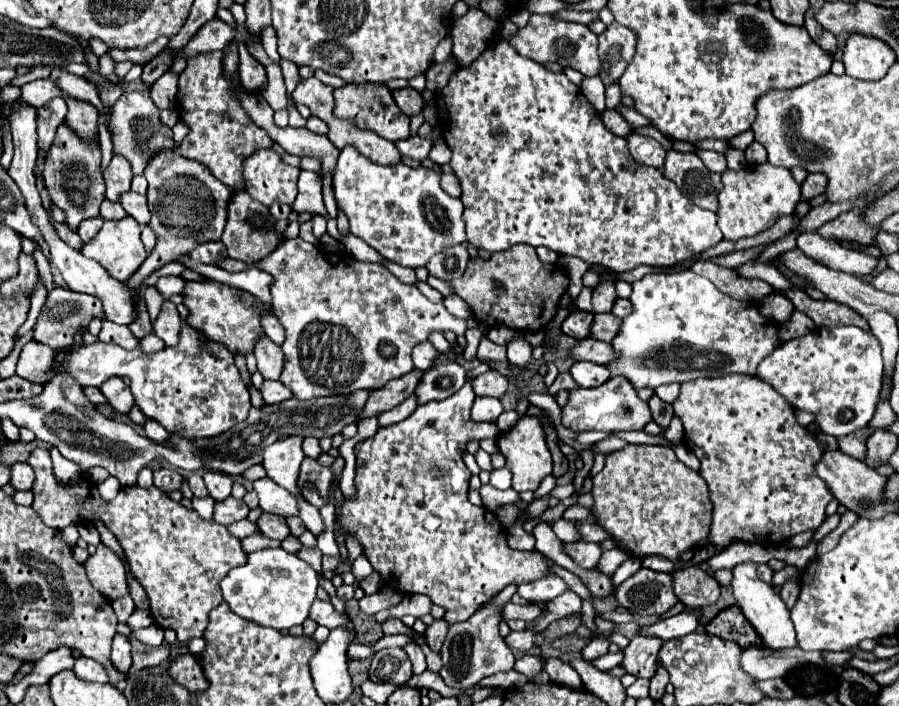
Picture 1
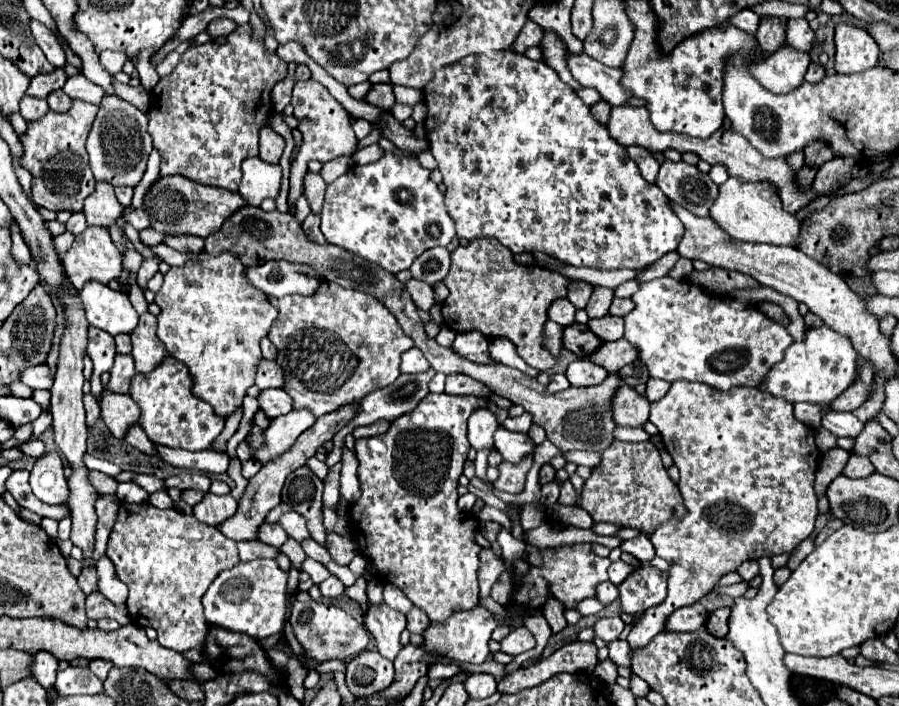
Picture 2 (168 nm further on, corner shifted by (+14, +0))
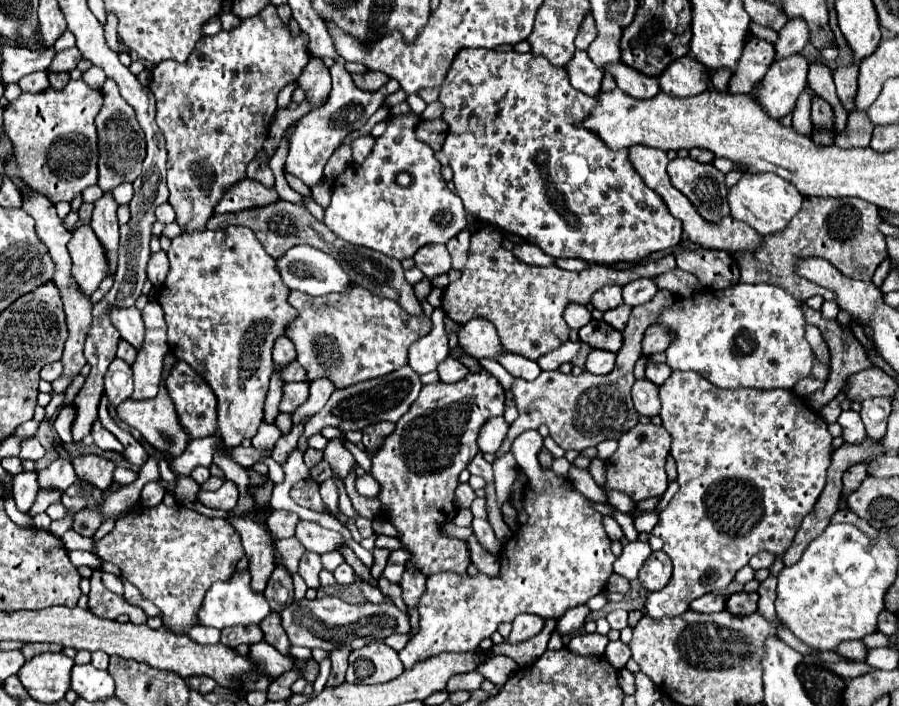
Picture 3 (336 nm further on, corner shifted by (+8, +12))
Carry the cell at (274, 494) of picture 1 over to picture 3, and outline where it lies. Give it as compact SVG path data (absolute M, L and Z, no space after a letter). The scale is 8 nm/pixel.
M299 519L295 537L303 543L305 549L315 551L319 555L333 551L333 549L337 549L339 545L345 543L345 539L339 533L323 529L319 523L313 523L313 521L307 521L307 519Z

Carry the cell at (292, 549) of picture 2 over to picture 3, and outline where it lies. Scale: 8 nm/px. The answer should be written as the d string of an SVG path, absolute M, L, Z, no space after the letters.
M305 551L299 563L299 575L305 579L307 587L319 587L319 571L321 571L321 559L317 553Z

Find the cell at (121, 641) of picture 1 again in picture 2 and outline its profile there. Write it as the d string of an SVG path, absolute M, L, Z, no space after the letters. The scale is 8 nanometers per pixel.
M93 659L93 661L89 663L89 669L91 669L101 681L105 681L105 677L107 677L107 673L109 673L111 667L113 667L113 663L103 661L103 659Z

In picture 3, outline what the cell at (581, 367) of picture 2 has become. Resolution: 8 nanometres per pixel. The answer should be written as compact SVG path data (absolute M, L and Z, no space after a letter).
M593 349L589 355L587 355L587 361L585 361L585 369L593 375L607 375L611 373L615 367L615 353L611 351L603 351L603 349Z

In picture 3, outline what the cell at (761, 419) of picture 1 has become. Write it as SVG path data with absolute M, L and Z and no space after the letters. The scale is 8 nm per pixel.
M673 371L671 377L659 387L659 399L661 399L661 419L663 419L663 427L671 433L673 443L671 443L671 455L677 461L677 481L679 481L679 491L677 495L671 499L671 503L659 513L659 523L653 527L651 535L663 539L665 547L663 551L671 557L673 561L673 577L671 581L655 593L647 595L647 603L645 603L645 615L653 617L653 619L663 619L663 617L677 617L681 613L685 613L689 609L689 603L705 593L711 591L719 591L725 589L735 573L745 567L749 563L749 559L759 553L759 551L769 551L773 555L783 555L787 551L787 547L791 547L793 537L801 525L801 521L805 519L805 515L811 513L811 507L817 503L821 491L823 491L823 483L827 477L827 467L831 463L831 433L827 431L827 423L803 401L799 399L793 391L783 391L783 389L771 389L771 391L757 391L757 389L719 389L713 387L711 383L707 383L707 379L703 379L703 375L693 373L693 371Z

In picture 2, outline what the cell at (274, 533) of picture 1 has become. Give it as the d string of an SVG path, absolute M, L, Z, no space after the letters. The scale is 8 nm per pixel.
M263 523L263 527L259 529L259 541L273 545L273 547L281 547L285 543L289 535L285 533L285 529L279 527L279 523Z

